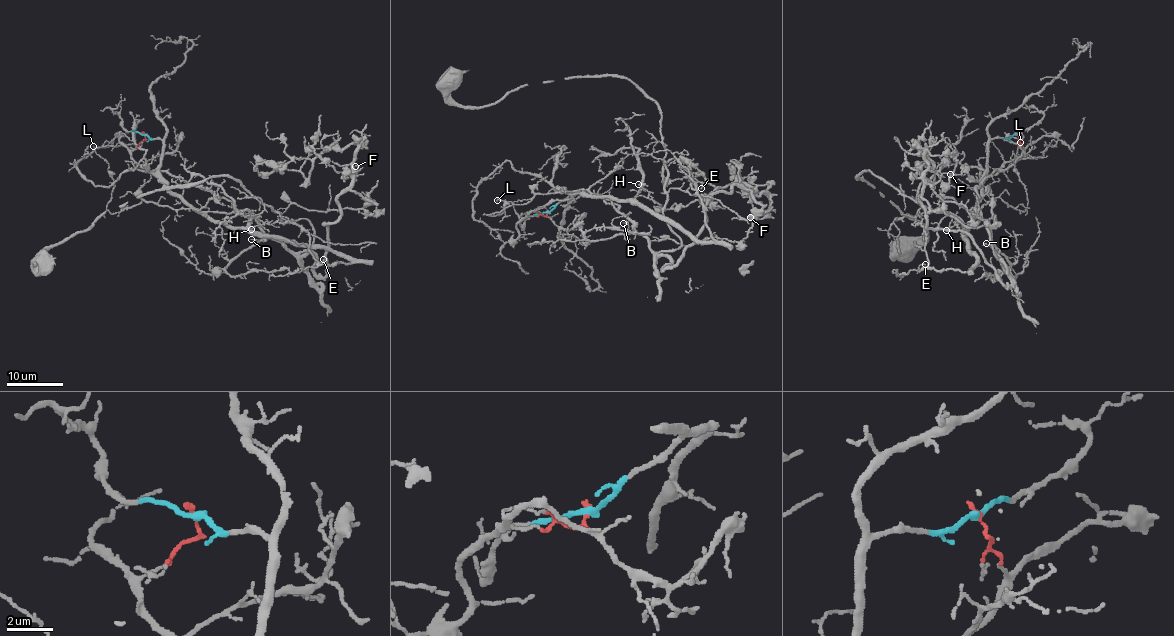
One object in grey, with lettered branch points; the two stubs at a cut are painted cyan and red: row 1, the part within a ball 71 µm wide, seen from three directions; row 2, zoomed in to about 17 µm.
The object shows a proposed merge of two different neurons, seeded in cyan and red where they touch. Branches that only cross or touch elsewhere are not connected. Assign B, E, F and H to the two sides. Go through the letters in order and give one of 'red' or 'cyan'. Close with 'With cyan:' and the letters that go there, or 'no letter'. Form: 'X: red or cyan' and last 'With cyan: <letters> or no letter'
B: red
E: cyan
F: red
H: cyan
With cyan: E, H

